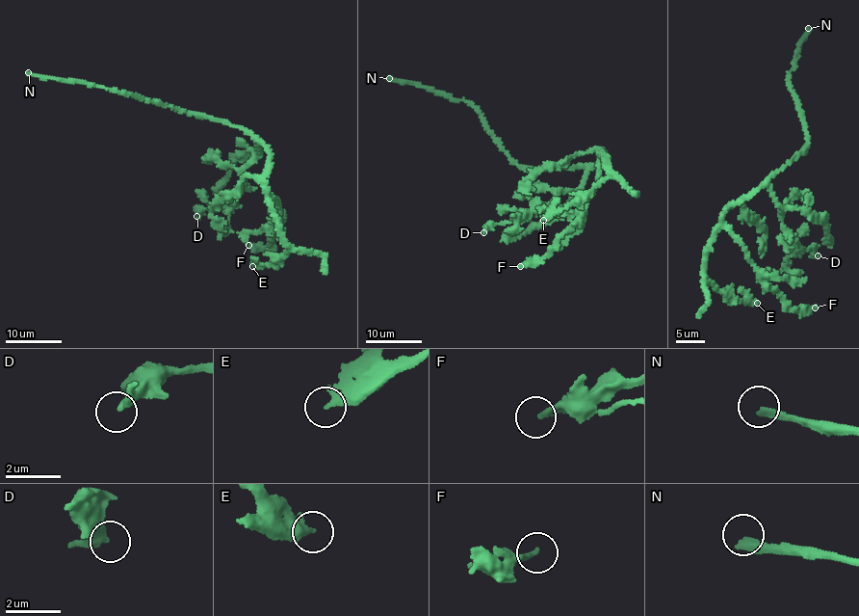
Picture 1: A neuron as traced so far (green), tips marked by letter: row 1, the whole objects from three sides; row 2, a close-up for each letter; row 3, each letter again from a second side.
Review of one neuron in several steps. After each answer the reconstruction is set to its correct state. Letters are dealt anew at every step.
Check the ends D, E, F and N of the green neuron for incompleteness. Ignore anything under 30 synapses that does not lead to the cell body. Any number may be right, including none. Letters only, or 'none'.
N

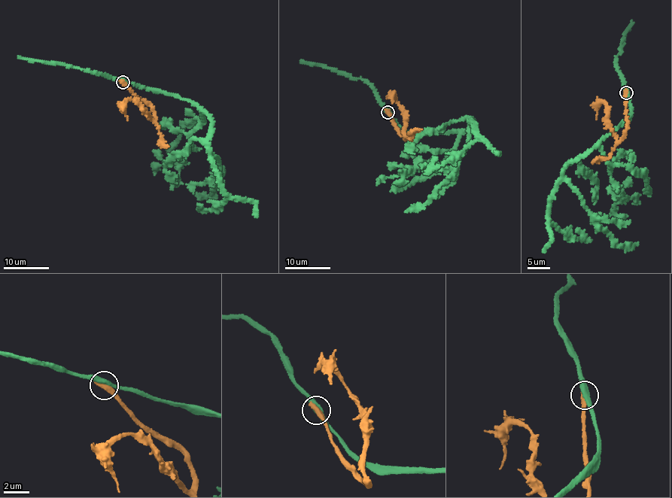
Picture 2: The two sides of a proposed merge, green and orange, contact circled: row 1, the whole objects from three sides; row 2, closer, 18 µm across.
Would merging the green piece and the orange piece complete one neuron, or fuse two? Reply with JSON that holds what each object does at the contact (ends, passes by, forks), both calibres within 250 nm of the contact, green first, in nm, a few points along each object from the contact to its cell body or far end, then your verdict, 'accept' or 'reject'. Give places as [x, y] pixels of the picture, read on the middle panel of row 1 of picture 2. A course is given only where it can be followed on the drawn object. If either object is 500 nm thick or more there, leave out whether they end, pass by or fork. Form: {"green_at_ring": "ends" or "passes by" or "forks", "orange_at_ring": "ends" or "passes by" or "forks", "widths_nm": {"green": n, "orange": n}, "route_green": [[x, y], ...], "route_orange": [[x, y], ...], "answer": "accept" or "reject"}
{"widths_nm": {"green": 400, "orange": 500}, "route_green": [[388, 111], [405, 131], [430, 135], [472, 127], [469, 119], [466, 145], [454, 172], [427, 202], [405, 211]], "route_orange": [[387, 112], [402, 137], [405, 138], [404, 132], [407, 120], [393, 97], [393, 102]], "answer": "reject"}

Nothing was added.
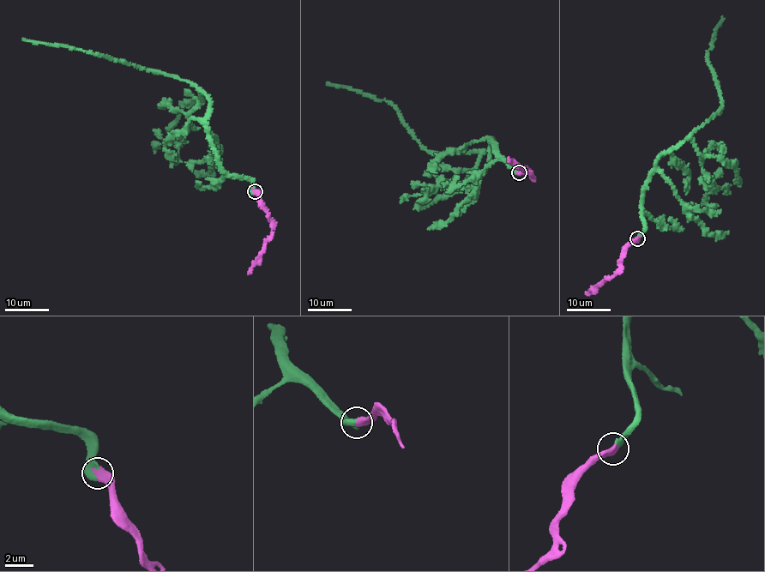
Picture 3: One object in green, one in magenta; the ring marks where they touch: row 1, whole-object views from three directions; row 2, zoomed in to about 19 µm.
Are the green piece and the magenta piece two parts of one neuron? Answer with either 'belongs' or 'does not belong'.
belongs

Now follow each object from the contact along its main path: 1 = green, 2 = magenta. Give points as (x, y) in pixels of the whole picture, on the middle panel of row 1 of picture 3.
1: (518, 172), (502, 160), (493, 139), (495, 147), (489, 150), (424, 150), (396, 107), (328, 83)
2: (519, 172), (527, 171), (532, 176), (507, 158)

